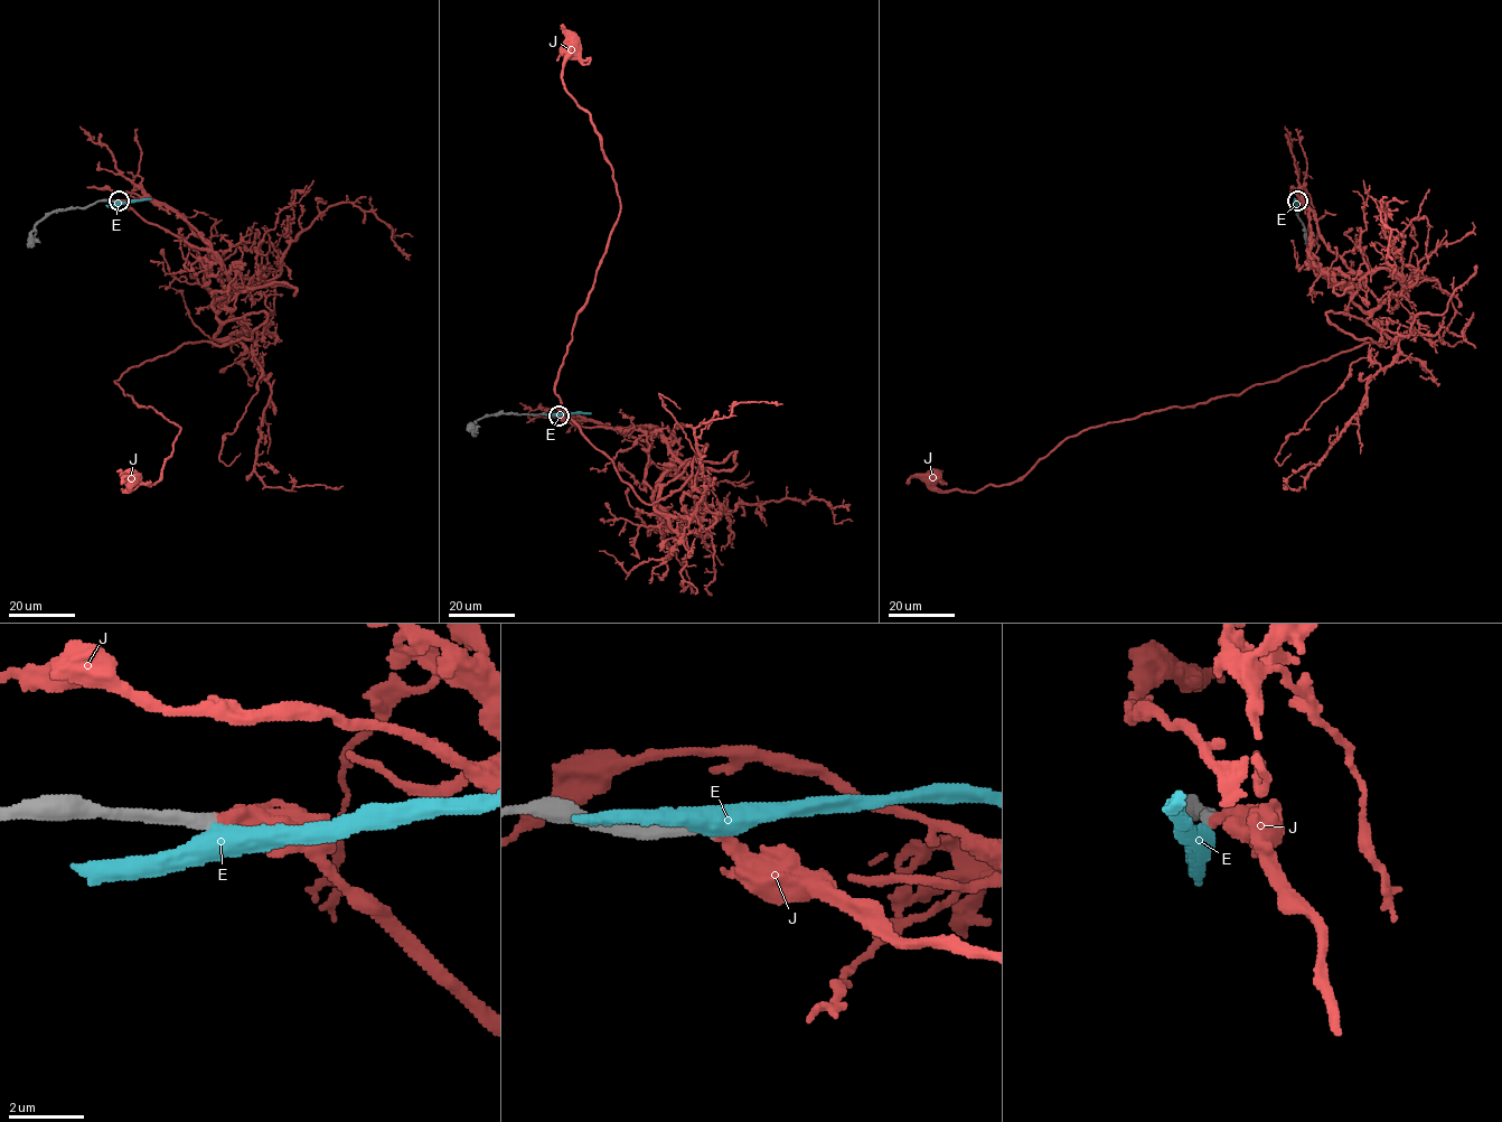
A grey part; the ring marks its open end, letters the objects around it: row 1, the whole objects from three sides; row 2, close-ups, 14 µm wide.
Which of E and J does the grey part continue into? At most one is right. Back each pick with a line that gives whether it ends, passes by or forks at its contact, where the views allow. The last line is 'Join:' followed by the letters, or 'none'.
J: it ends
Join: J

